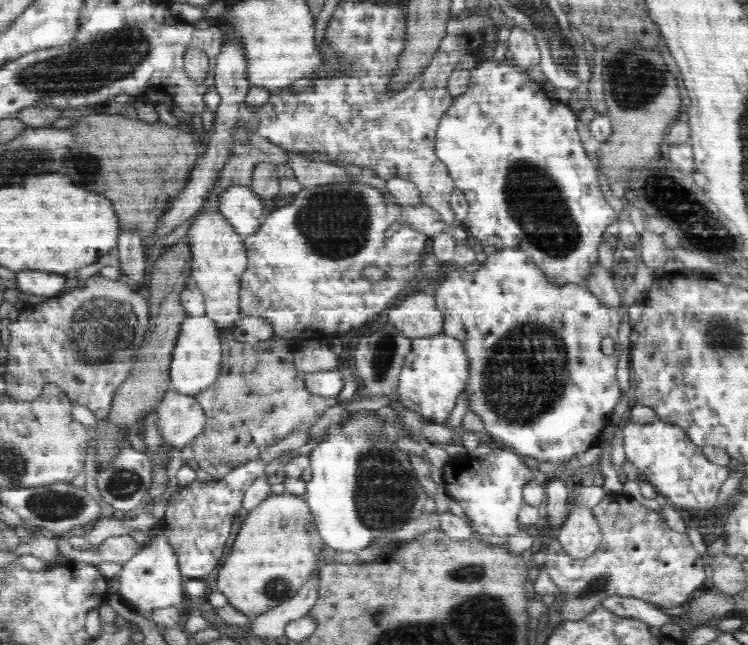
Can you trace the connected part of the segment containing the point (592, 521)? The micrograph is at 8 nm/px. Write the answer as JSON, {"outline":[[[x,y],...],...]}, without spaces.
{"outline":[[[571,504],[567,519],[555,536],[564,552],[576,560],[588,558],[601,545],[602,532],[590,508]]]}

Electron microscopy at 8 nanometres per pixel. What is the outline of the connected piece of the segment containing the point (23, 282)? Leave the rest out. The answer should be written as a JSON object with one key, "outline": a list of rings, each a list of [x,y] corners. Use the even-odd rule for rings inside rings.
{"outline":[[[18,272],[16,274],[16,288],[22,293],[36,296],[58,296],[64,292],[64,286],[71,285],[62,274],[52,272]]]}

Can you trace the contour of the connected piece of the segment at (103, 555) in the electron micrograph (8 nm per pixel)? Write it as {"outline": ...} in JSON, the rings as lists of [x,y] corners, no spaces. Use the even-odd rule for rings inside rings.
{"outline":[[[128,534],[111,536],[97,549],[76,549],[68,543],[67,537],[57,537],[56,540],[59,554],[62,556],[67,556],[69,560],[78,560],[94,565],[107,561],[116,562],[123,566],[141,548],[141,545]]]}

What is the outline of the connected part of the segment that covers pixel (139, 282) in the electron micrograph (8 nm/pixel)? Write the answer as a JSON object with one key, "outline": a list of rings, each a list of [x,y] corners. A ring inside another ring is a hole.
{"outline":[[[137,230],[120,232],[117,249],[119,250],[119,266],[124,279],[133,287],[140,288],[148,283],[148,269],[146,269],[145,252],[140,233]]]}

